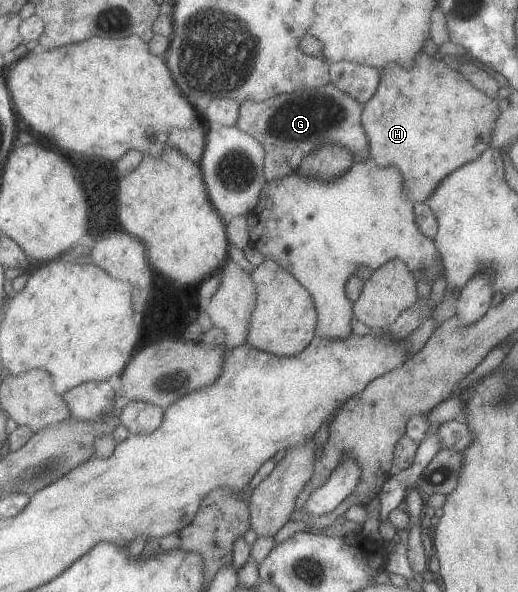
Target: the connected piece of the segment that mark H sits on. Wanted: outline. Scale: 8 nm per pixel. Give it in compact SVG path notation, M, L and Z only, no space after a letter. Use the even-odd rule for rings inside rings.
M421 51L416 56L413 68L407 70L401 65L382 70L378 89L373 98L364 104L362 123L368 136L370 160L378 167L395 164L404 178L404 193L411 202L423 202L439 186L439 183L466 162L479 158L490 146L496 118L500 113L496 100L489 99L475 88L461 72L447 66L441 58ZM435 74L445 74L441 80L441 92L435 92Z

